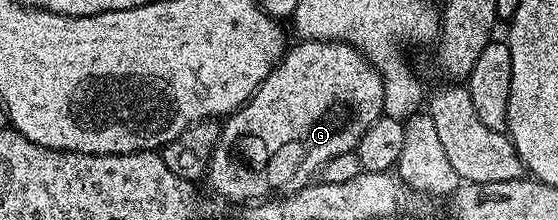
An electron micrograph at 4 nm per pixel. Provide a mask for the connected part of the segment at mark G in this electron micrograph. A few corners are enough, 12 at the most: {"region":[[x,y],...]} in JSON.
{"region":[[301,41],[224,118],[226,202],[299,191],[383,116],[381,73]]}

